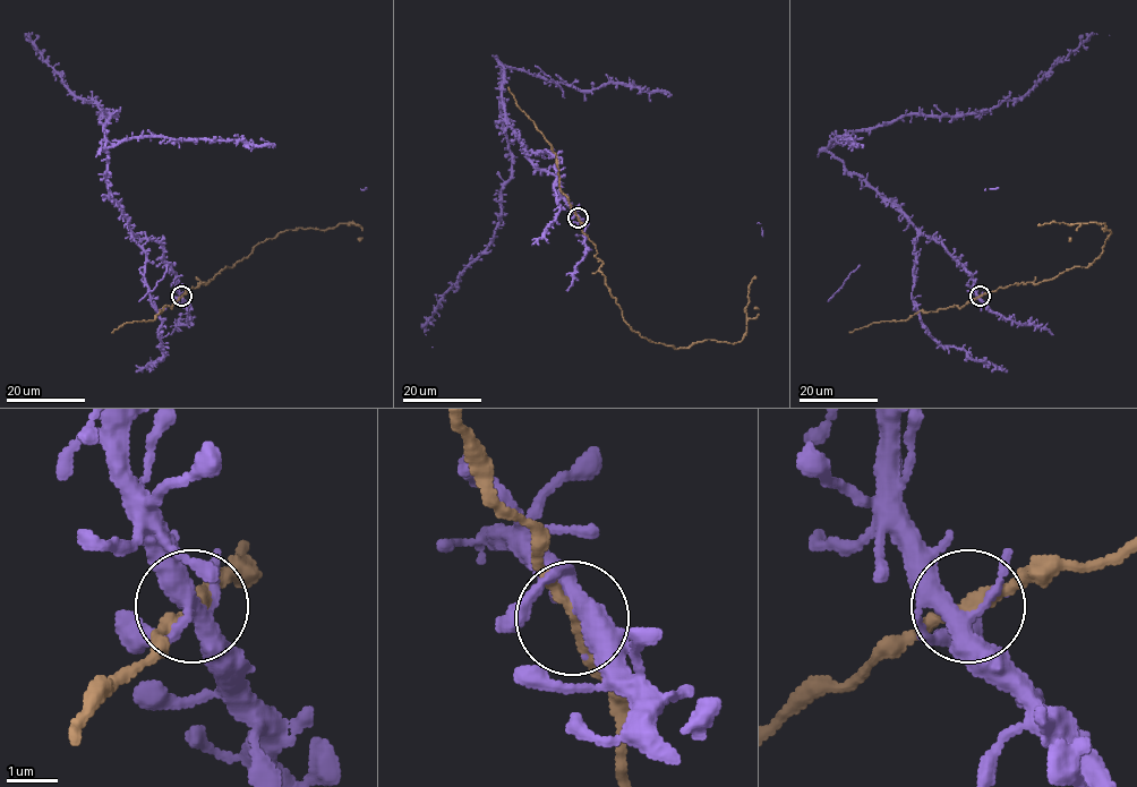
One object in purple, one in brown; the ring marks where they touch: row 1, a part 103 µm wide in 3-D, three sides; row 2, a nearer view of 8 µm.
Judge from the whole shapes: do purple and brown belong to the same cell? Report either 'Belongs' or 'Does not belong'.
Belongs

